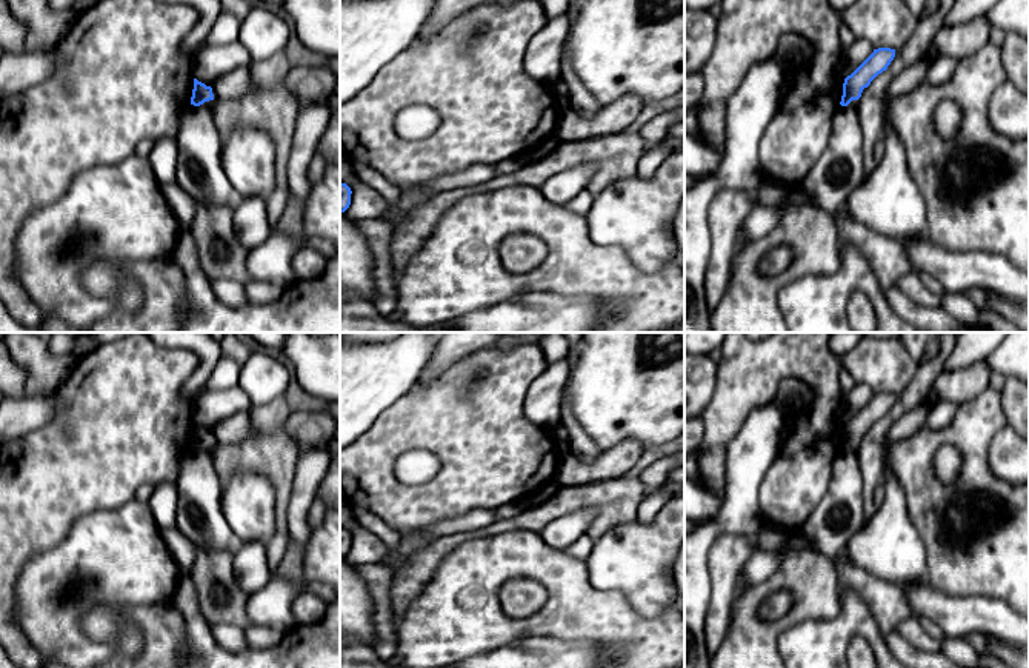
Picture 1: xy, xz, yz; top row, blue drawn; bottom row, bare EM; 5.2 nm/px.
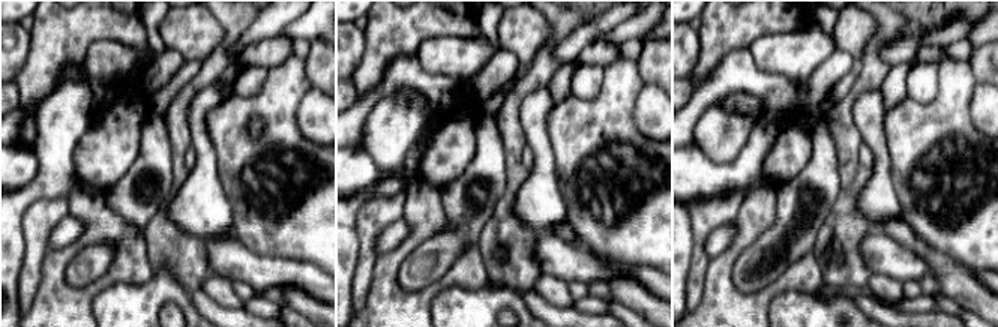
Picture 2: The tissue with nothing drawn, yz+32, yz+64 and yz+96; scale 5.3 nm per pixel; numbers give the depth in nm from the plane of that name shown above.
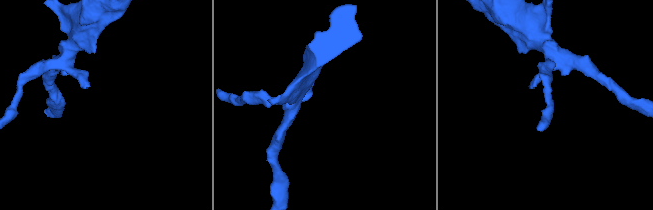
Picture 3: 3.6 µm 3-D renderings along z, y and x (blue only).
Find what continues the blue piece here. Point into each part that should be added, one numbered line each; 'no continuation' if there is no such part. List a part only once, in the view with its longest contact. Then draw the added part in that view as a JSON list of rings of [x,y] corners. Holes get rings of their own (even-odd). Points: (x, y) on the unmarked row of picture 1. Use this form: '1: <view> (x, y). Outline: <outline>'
no continuation

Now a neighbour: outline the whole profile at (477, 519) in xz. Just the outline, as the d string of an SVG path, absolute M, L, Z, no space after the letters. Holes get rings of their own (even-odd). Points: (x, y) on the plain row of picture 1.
M472 509L455 519L446 519L425 528L403 531L401 539L403 537L411 537L411 539L431 537L432 540L435 540L435 539L458 534L458 533L478 531L489 526L495 520L497 520L495 509Z

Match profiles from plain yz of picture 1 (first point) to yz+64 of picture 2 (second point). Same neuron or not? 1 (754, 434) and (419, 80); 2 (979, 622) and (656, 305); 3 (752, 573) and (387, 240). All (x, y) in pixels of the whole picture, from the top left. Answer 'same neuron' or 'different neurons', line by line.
1: different neurons
2: different neurons
3: same neuron

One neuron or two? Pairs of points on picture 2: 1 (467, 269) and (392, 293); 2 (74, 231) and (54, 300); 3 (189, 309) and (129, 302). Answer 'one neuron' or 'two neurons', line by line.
1: one neuron
2: two neurons
3: one neuron

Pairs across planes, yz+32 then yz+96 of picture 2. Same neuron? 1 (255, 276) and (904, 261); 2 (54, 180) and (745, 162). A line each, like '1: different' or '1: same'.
1: same
2: different

